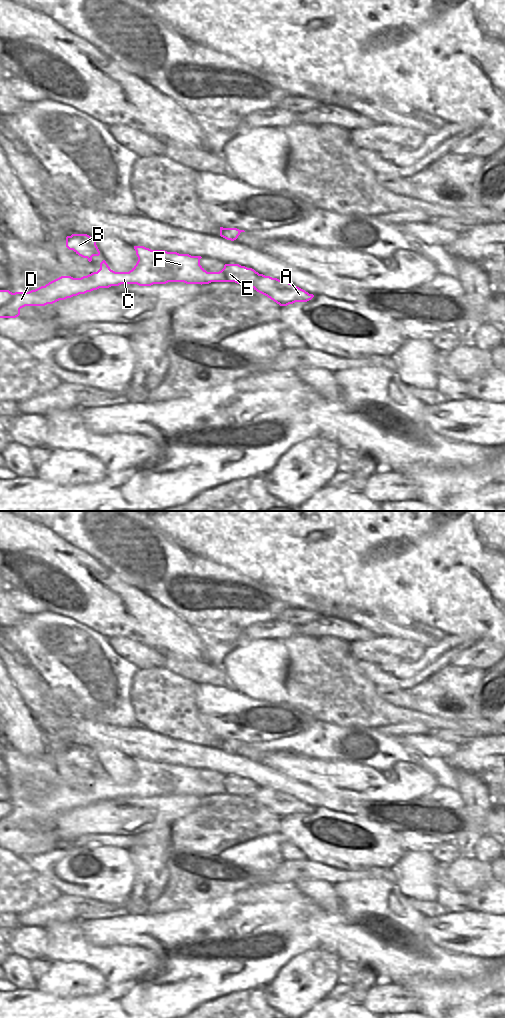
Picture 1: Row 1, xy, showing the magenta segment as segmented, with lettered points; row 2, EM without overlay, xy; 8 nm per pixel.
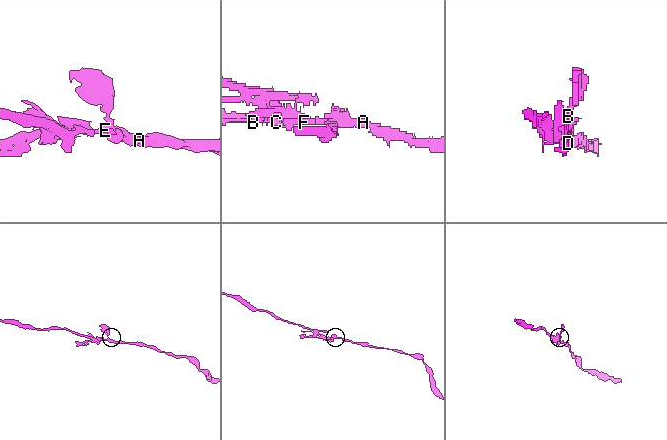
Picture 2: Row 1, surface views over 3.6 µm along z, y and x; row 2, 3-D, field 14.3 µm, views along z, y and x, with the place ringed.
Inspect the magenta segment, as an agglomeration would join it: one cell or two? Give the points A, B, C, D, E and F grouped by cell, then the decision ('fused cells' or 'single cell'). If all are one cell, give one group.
A / B C D E F; fused cells

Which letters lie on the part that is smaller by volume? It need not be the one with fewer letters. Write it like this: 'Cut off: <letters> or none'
Cut off: B, C, D, E, F

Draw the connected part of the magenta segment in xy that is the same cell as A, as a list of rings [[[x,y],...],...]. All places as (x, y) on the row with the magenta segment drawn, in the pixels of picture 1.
[[[261,278],[256,283],[249,282],[245,286],[251,286],[257,292],[267,296],[280,306],[287,306],[295,302],[307,302],[314,295],[305,290],[277,278]]]

